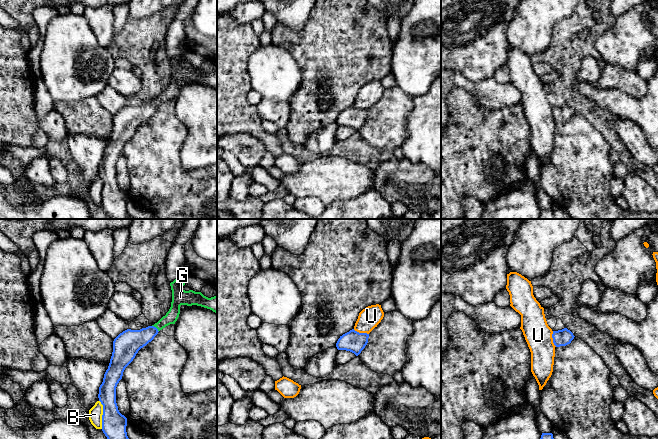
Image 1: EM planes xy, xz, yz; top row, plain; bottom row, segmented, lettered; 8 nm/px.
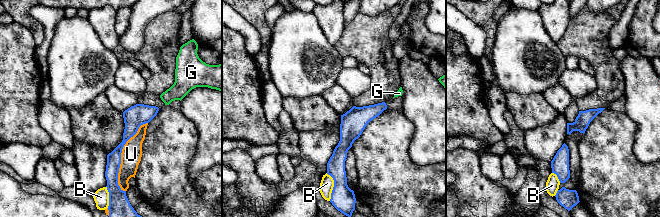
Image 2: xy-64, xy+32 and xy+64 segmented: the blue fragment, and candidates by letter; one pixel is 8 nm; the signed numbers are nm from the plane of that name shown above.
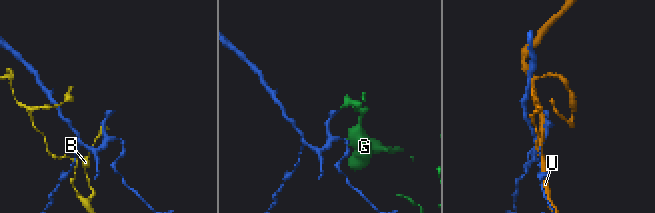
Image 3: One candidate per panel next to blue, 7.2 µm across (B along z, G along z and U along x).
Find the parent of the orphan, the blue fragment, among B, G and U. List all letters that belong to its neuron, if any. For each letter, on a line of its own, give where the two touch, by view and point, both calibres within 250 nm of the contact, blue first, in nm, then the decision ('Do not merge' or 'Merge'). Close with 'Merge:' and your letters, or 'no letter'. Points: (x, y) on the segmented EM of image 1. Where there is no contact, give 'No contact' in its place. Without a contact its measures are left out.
B: Touches blue at xy (103, 414). Thickness 190 nm (blue) against 110 nm. Do not merge
G: Touches blue at xy (156, 328). Thickness 200 nm (blue) against 100 nm. Merge
U: Touches blue at yz (553, 339). Thickness 130 nm (blue) against 220 nm. Do not merge
Merge: G

